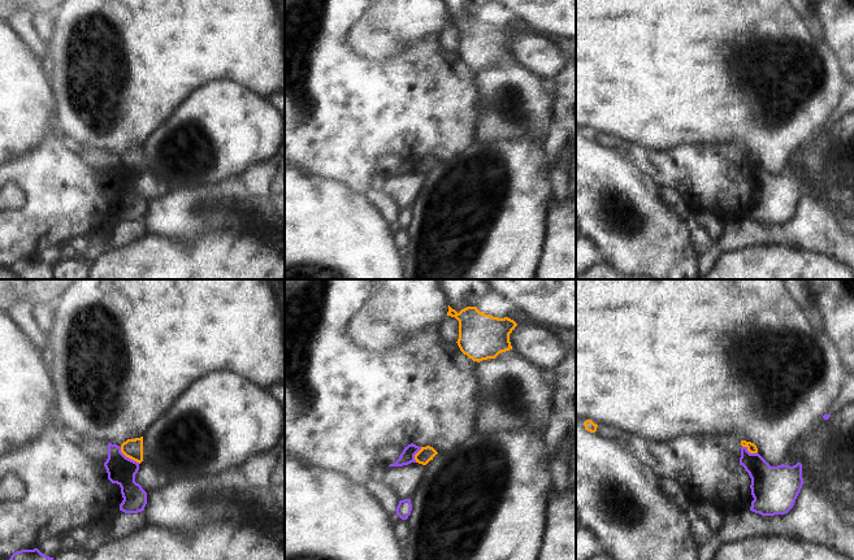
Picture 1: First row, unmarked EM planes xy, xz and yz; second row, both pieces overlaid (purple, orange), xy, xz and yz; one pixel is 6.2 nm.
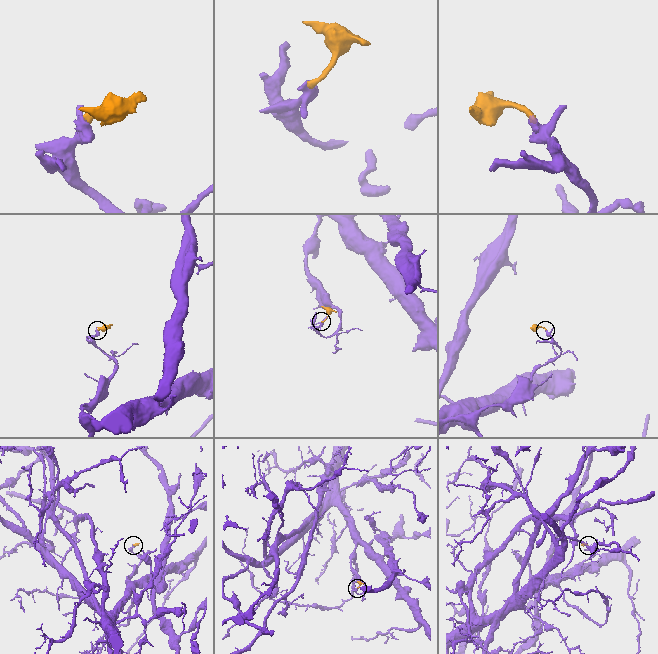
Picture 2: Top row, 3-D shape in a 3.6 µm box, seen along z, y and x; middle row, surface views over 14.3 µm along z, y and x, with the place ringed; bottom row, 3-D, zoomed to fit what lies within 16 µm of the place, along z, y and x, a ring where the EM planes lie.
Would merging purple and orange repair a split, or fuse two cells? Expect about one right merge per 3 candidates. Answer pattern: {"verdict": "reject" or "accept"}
{"verdict": "reject"}

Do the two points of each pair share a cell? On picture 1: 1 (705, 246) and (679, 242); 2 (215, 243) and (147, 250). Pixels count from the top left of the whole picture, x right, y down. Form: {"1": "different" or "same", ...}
{"1": "different", "2": "same"}

